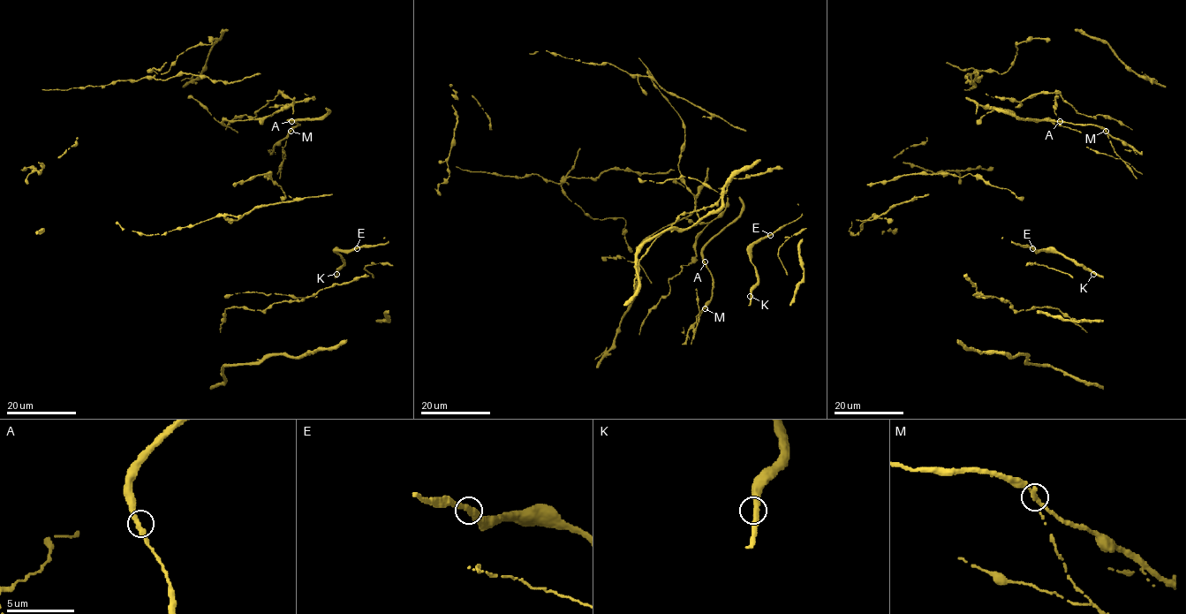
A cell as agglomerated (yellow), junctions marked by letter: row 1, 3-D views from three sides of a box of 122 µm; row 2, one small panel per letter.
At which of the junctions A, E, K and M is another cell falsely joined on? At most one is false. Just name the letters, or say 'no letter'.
M

